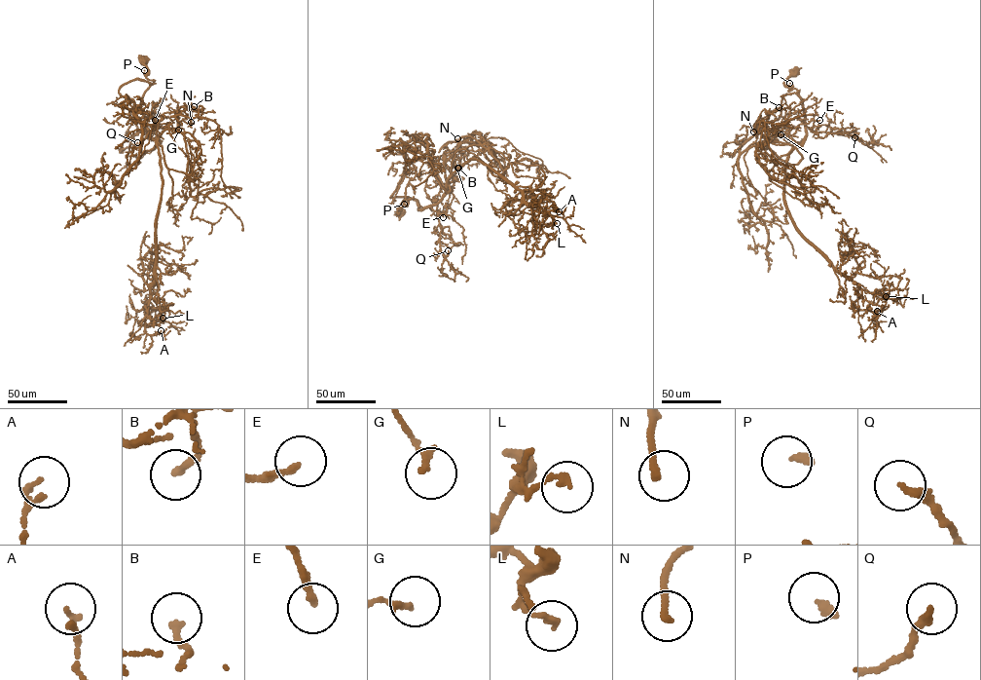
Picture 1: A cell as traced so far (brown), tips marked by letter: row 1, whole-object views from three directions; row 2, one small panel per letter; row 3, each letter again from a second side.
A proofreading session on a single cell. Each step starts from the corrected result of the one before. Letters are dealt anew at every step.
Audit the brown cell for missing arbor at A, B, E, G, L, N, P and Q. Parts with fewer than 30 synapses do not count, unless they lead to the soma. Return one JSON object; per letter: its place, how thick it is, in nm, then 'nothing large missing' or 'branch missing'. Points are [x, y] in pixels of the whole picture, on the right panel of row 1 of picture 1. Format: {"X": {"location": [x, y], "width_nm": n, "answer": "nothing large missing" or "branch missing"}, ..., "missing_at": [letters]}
{"A": {"location": [877, 311], "width_nm": 140, "answer": "nothing large missing"}, "B": {"location": [779, 107], "width_nm": 200, "answer": "nothing large missing"}, "E": {"location": [819, 120], "width_nm": 200, "answer": "branch missing"}, "G": {"location": [781, 134], "width_nm": 180, "answer": "nothing large missing"}, "L": {"location": [886, 296], "width_nm": 170, "answer": "nothing large missing"}, "N": {"location": [753, 132], "width_nm": 200, "answer": "branch missing"}, "P": {"location": [789, 83], "width_nm": 200, "answer": "nothing large missing"}, "Q": {"location": [854, 137], "width_nm": 200, "answer": "nothing large missing"}, "missing_at": ["E", "N"]}

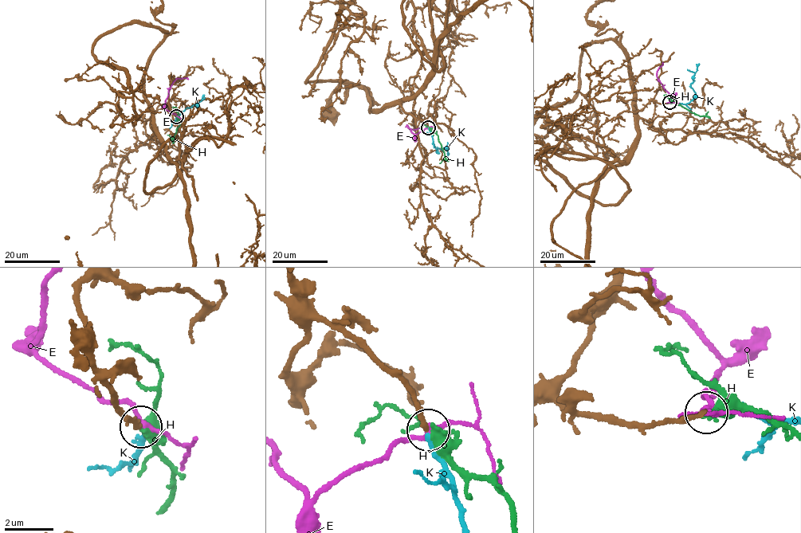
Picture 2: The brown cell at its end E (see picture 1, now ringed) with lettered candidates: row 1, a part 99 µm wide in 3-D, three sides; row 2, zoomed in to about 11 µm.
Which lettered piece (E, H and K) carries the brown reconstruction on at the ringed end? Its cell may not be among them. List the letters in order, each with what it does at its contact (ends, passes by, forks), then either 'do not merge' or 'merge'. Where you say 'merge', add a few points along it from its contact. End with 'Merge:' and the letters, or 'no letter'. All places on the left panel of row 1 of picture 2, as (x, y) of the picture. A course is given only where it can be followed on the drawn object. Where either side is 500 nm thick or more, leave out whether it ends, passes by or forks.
E: it passes by | do not merge
H: it forks | do not merge
K: it ends | merge | via (176, 115), (173, 122), (186, 107), (196, 104), (203, 95)
Merge: K

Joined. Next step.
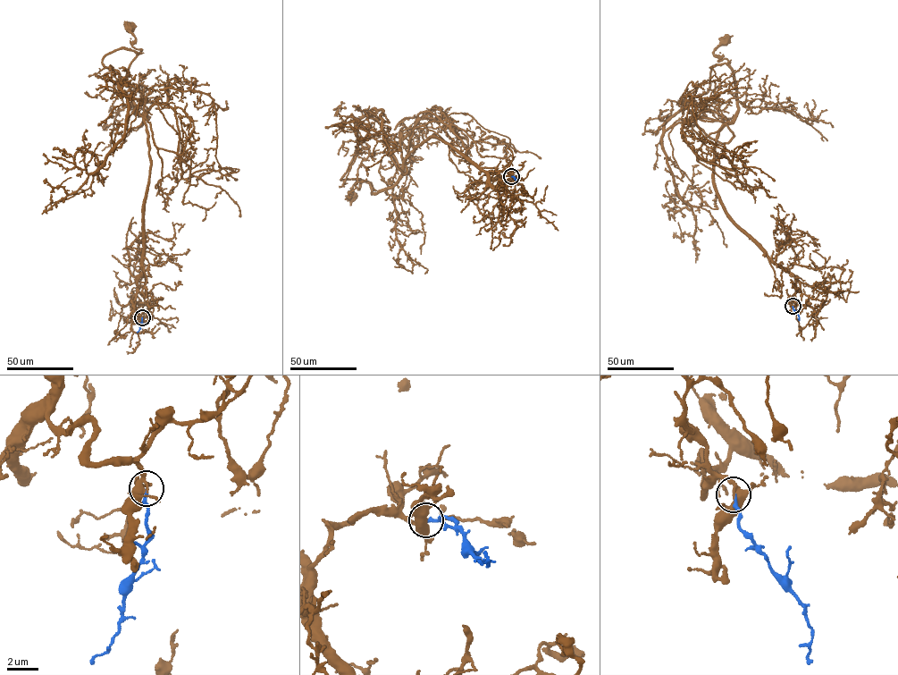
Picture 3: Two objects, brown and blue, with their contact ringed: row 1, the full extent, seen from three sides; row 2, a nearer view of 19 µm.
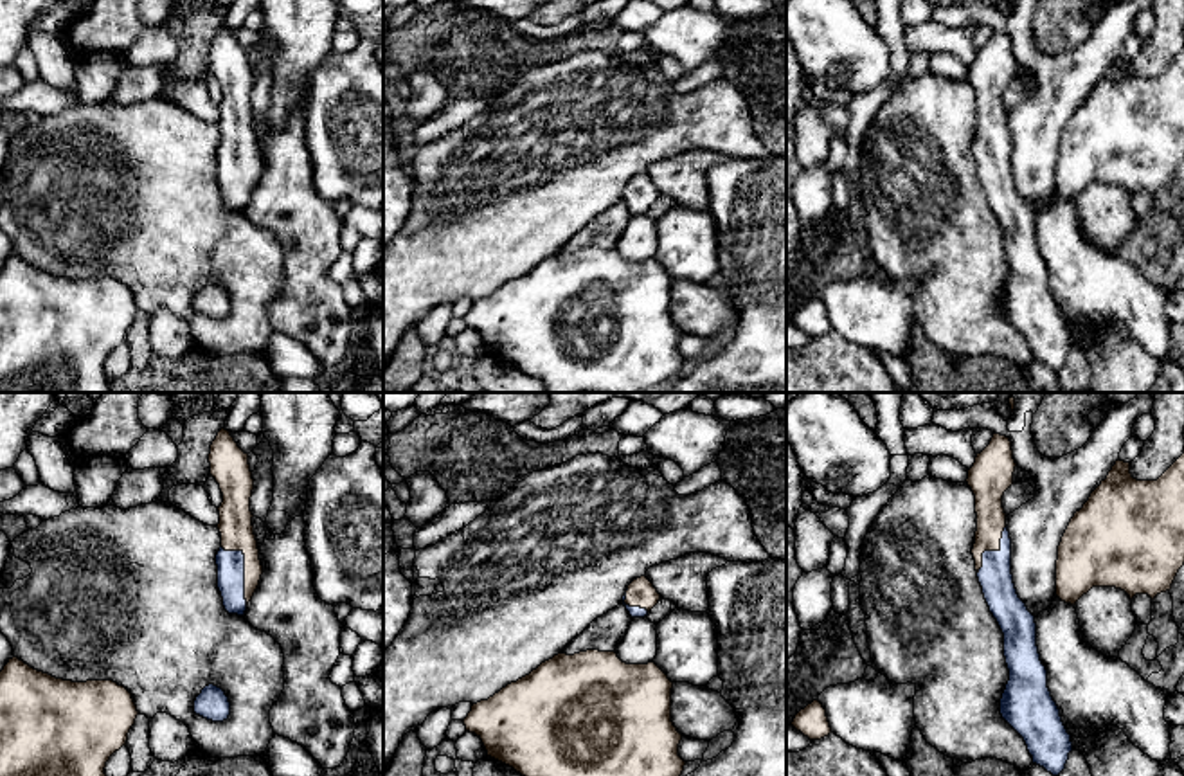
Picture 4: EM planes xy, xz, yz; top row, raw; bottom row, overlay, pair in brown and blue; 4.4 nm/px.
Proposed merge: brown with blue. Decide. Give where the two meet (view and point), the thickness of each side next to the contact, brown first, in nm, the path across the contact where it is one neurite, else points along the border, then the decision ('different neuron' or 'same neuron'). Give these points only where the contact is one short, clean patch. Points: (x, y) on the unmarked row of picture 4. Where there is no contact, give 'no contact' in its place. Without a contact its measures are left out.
xy (245, 166) | 150/130 nm | across xy (236, 125), (245, 166), (231, 161) | same neuron

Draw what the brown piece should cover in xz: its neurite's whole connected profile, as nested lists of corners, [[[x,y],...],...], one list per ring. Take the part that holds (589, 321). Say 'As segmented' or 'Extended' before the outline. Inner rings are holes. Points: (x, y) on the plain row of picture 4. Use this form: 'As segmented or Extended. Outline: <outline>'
As segmented. Outline: [[[587,247],[574,252],[558,250],[552,256],[542,259],[529,272],[507,281],[488,297],[473,301],[471,308],[462,319],[466,328],[475,329],[482,337],[488,353],[513,364],[529,376],[540,378],[547,393],[646,393],[648,389],[677,378],[686,362],[686,358],[678,353],[682,331],[671,319],[671,284],[673,279],[655,259],[626,261],[617,254],[615,248],[599,247]]]

